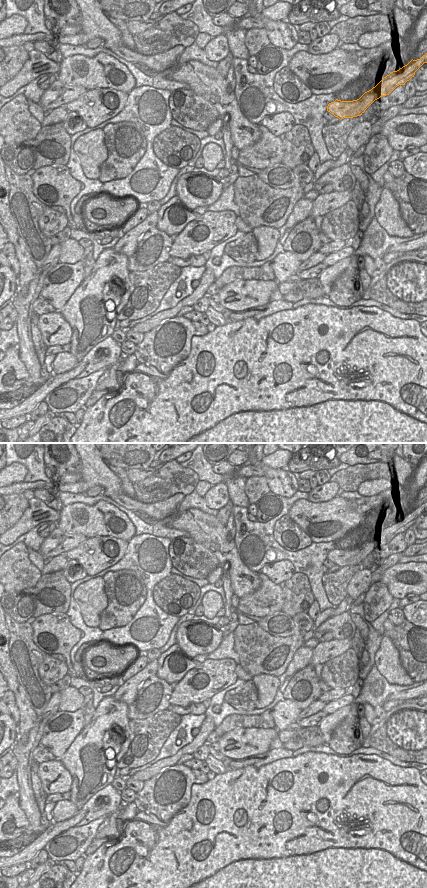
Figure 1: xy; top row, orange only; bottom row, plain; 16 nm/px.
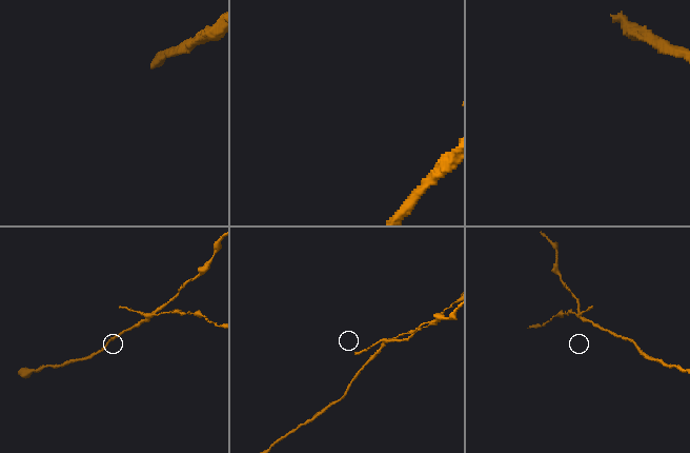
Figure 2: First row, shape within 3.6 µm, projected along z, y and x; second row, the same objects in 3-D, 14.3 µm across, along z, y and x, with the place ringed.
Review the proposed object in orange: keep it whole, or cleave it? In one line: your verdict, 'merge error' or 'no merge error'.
merge error

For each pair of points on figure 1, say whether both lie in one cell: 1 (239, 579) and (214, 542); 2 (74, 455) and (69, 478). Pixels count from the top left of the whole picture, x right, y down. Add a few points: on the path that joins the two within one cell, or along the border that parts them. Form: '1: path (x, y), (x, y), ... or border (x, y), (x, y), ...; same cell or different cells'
1: path (238, 570), (235, 562), (223, 550); same cell
2: border (82, 477), (78, 473), (64, 473), (59, 478); different cells

